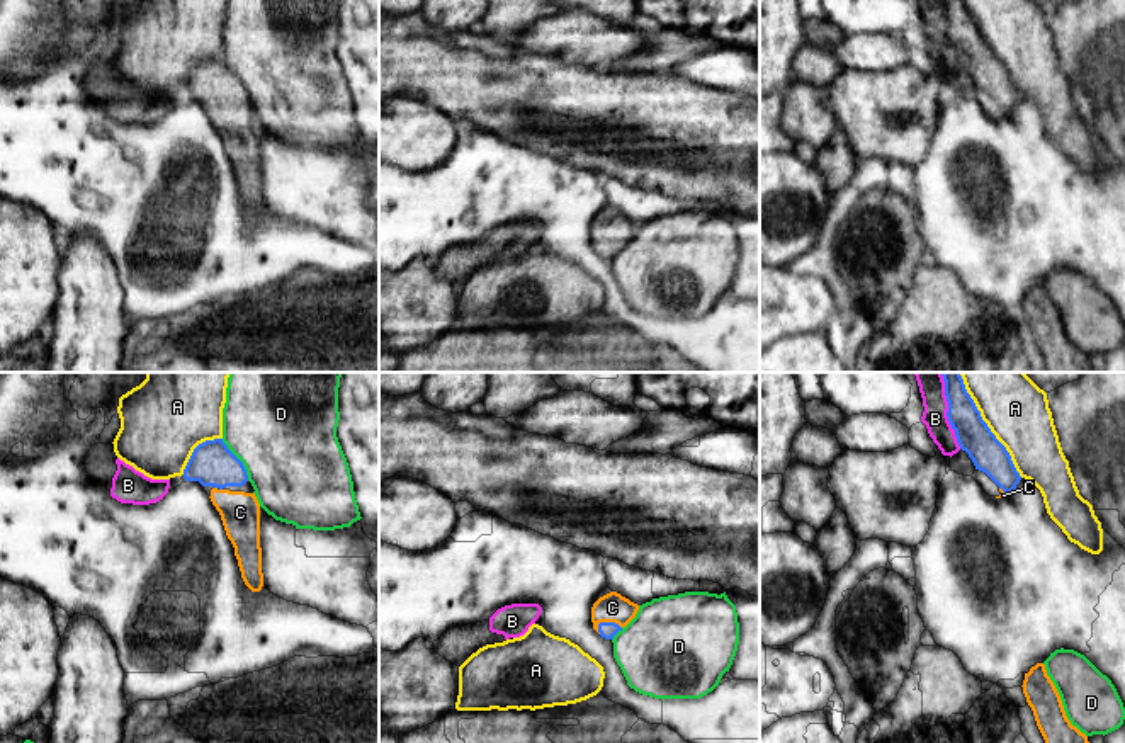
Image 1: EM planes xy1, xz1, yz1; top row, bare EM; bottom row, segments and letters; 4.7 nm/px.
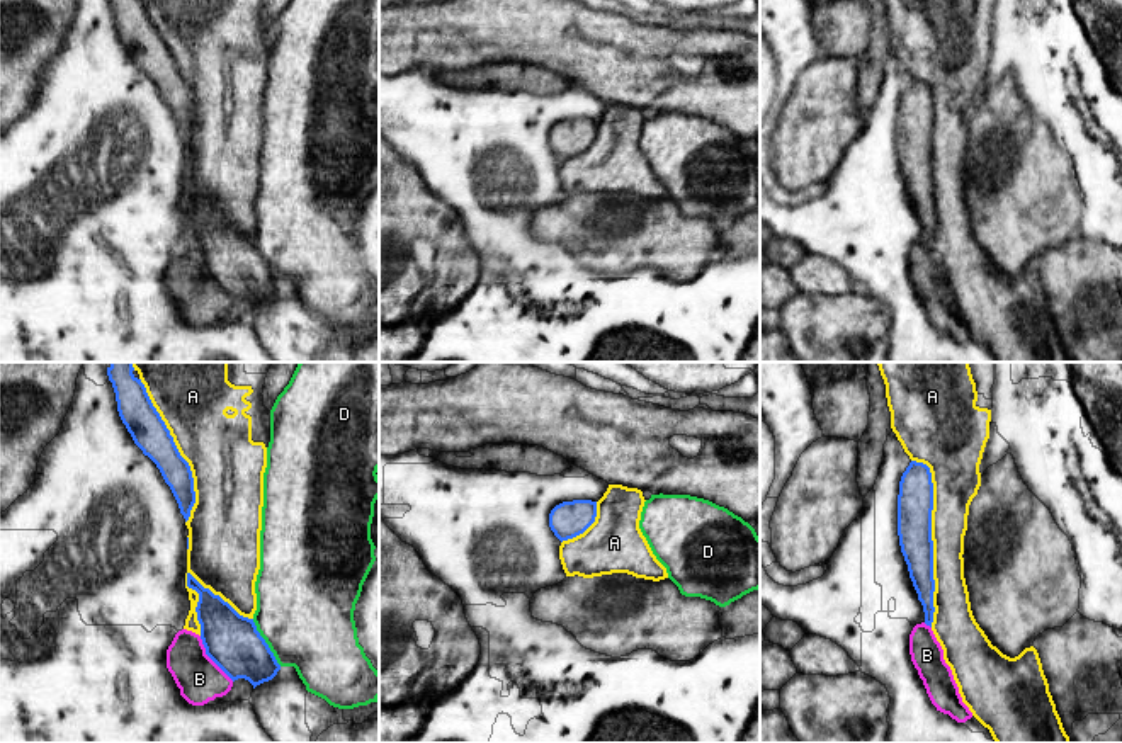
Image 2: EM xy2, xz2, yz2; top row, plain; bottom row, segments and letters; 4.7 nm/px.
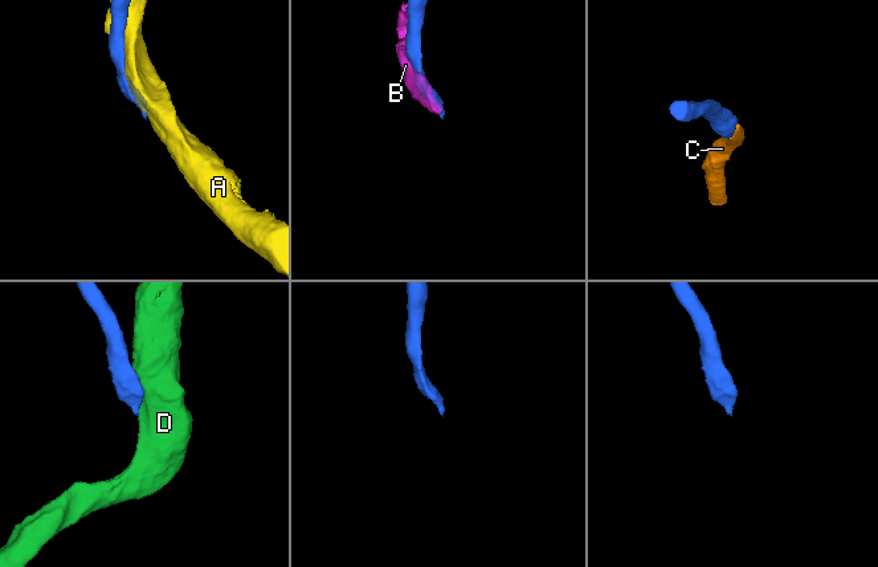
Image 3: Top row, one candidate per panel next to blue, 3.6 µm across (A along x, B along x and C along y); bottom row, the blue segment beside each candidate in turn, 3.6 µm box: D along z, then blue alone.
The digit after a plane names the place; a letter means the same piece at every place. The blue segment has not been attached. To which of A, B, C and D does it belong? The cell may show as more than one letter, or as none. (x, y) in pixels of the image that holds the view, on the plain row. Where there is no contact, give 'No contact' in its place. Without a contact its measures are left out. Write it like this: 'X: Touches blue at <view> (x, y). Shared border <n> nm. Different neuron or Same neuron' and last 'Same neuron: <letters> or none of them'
A: Touches blue at yz2 (930, 158). Shared border 800 nm. Different neuron
B: Touches blue at yz1 (947, 34). Shared border 340 nm. Different neuron
C: Touches blue at xz1 (609, 242). Shared border 120 nm. Same neuron
D: Touches blue at xy2 (266, 262). Shared border 260 nm. Different neuron
Same neuron: C

